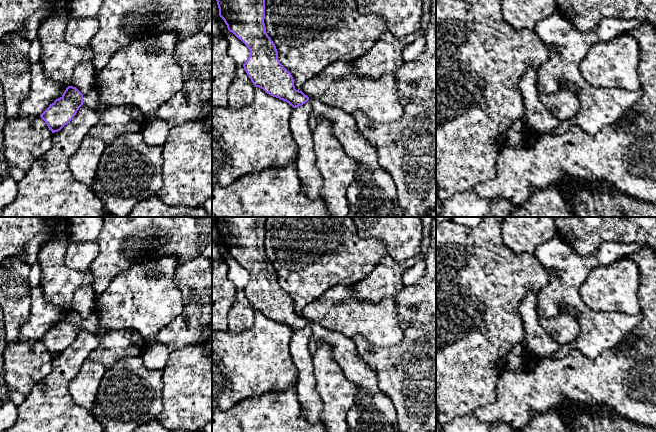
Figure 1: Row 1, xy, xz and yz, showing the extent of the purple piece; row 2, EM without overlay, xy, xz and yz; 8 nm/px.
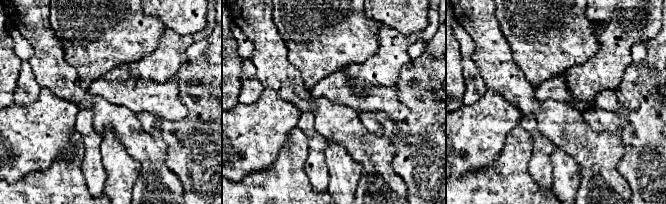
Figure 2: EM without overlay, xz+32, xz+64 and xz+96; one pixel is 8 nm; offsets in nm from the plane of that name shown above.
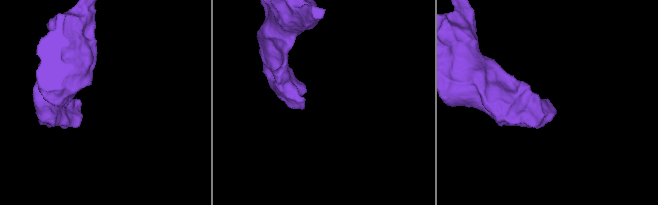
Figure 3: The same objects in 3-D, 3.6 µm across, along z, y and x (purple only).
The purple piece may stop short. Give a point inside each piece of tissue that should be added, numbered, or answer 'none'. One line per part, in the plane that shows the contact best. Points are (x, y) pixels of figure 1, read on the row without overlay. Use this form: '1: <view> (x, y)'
1: xy (90, 324)

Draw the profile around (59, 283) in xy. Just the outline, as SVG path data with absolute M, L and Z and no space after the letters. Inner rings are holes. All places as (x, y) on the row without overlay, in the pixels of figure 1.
M55 238L40 248L37 262L41 266L40 287L47 301L59 308L70 310L76 290L91 286L94 277L91 271L68 268L65 256L71 239Z

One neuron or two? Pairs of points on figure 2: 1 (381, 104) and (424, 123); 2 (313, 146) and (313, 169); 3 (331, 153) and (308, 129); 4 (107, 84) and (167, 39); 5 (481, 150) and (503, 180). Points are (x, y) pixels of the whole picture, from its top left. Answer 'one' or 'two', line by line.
1: two
2: one
3: two
4: two
5: two

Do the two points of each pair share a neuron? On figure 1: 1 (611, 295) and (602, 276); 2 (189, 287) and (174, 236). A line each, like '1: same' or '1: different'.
1: same
2: different

